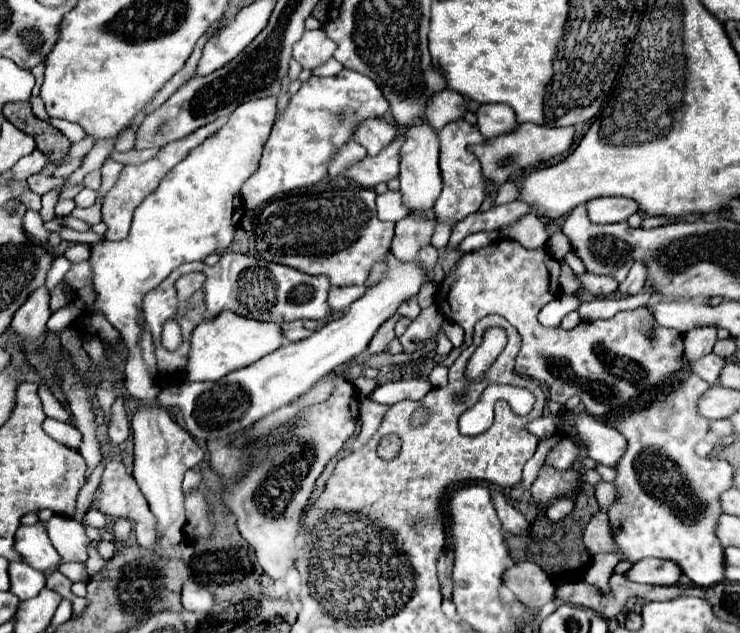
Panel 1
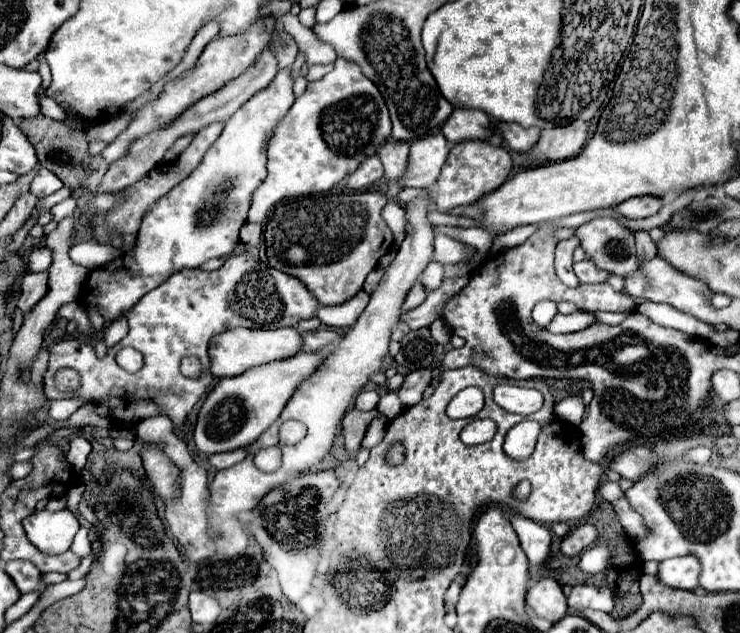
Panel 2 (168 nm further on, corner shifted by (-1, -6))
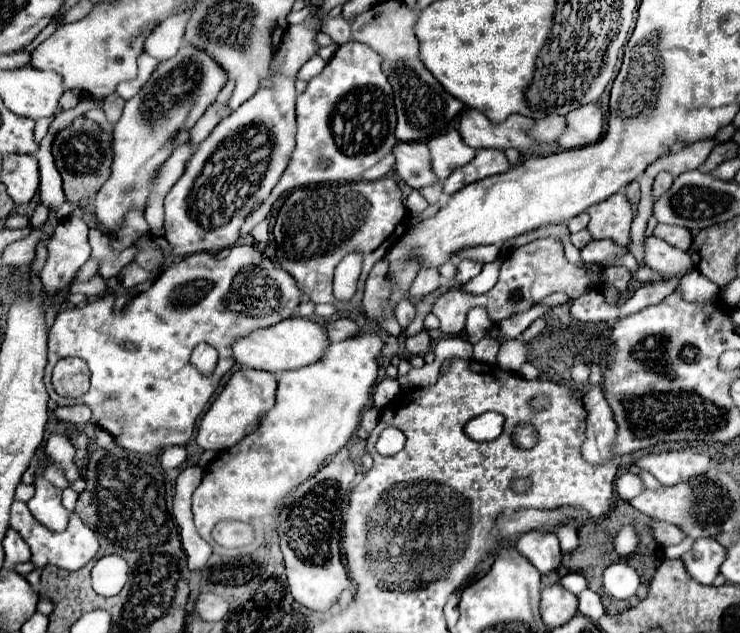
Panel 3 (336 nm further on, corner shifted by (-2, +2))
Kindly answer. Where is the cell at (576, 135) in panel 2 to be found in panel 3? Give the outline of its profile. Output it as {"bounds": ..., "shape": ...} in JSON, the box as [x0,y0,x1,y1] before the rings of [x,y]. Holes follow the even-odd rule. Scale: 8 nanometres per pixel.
{"bounds":[558,105,602,149],"shape":[[[584,105],[566,115],[566,131],[558,137],[562,149],[576,149],[596,143],[602,137],[602,113],[598,105]]]}

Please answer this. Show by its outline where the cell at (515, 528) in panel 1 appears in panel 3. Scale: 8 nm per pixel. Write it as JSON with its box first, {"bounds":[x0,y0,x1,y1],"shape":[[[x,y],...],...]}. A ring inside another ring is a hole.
{"bounds":[516,529,560,575],"shape":[[[552,529],[526,531],[520,535],[516,549],[528,557],[542,575],[552,573],[560,565],[560,545]]]}

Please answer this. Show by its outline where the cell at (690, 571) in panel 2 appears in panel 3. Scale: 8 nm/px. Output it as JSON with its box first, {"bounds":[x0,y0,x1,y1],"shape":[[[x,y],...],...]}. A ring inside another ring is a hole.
{"bounds":[680,539,724,585],"shape":[[[698,539],[692,549],[680,557],[690,577],[702,585],[710,585],[718,575],[718,567],[724,559],[724,547],[714,539]]]}

